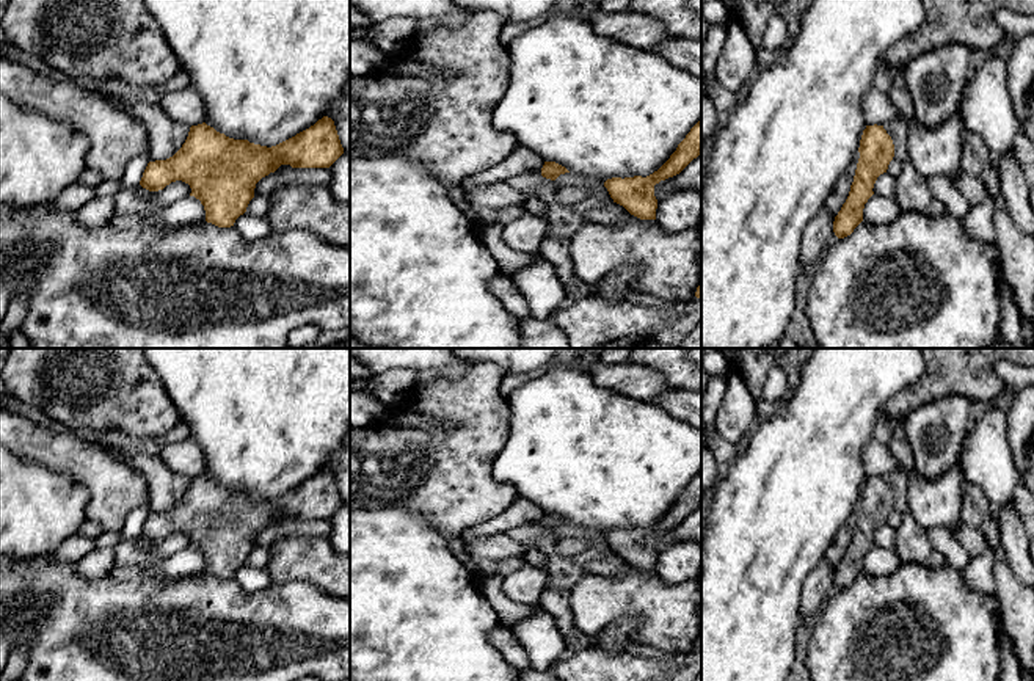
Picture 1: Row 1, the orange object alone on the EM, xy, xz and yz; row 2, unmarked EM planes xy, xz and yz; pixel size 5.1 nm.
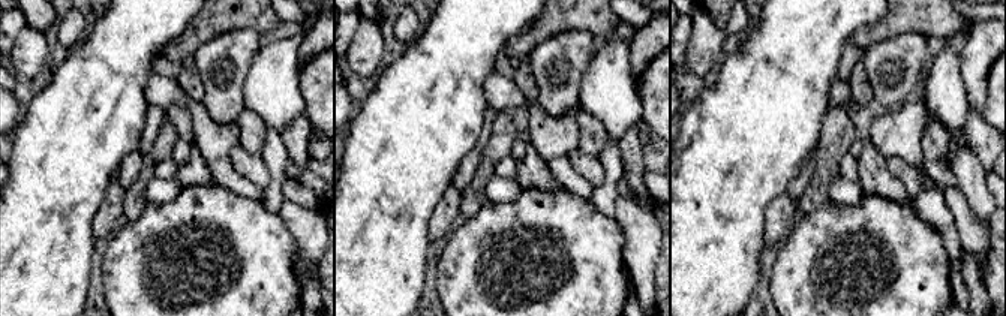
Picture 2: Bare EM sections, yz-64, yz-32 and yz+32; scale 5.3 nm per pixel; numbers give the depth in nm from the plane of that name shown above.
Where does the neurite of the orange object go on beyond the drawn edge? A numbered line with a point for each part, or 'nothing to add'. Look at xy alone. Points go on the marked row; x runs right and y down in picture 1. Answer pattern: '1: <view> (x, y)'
nothing to add

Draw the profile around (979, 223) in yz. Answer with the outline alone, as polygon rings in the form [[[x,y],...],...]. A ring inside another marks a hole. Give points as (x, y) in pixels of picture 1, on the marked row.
[[[993,162],[988,168],[985,168],[979,179],[987,187],[988,198],[982,204],[973,206],[970,209],[970,212],[960,220],[962,228],[970,239],[985,245],[996,245],[996,207],[993,199],[999,195],[1001,187],[998,162]]]

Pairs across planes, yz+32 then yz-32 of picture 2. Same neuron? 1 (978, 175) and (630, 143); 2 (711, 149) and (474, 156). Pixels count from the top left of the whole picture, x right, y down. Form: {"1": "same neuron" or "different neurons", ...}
{"1": "same neuron", "2": "different neurons"}

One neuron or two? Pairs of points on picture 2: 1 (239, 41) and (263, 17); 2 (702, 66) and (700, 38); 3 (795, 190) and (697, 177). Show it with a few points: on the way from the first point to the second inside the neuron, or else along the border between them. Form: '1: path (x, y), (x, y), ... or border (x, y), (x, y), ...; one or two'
1: border (260, 33), (252, 29), (230, 29), (218, 36); two
2: path (702, 59), (702, 45); one
3: border (807, 159), (786, 190); two

